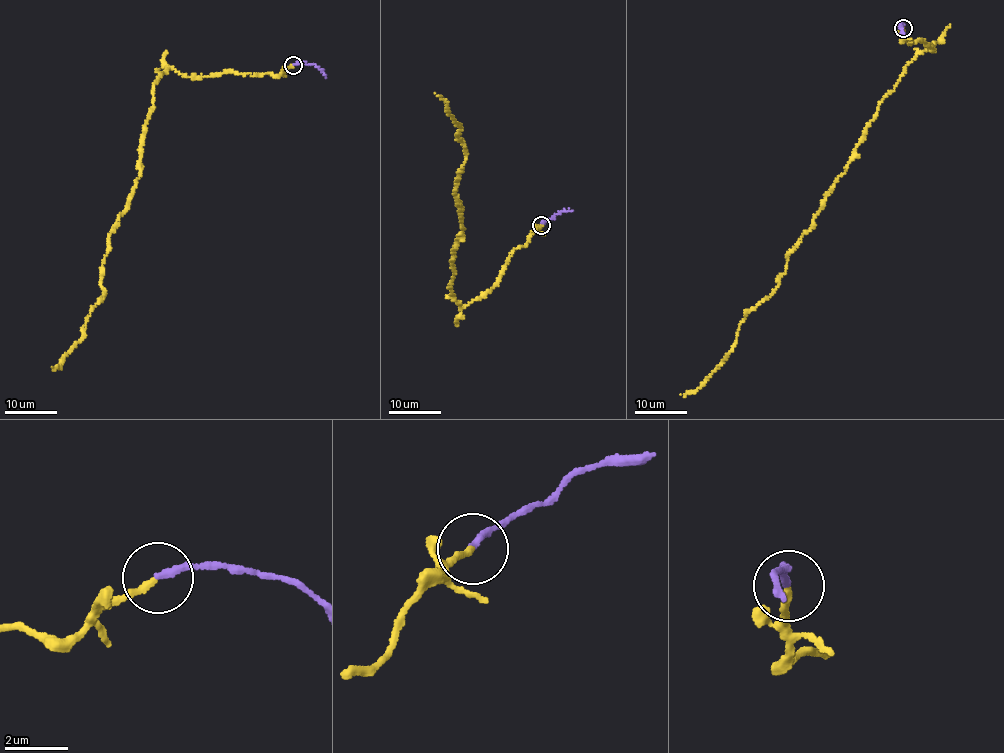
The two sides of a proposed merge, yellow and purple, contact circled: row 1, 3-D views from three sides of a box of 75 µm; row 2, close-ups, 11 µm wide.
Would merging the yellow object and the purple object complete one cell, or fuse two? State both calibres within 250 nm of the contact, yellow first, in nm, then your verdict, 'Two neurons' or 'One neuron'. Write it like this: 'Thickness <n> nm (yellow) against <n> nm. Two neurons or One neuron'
Thickness 190 nm (yellow) against 200 nm. One neuron

